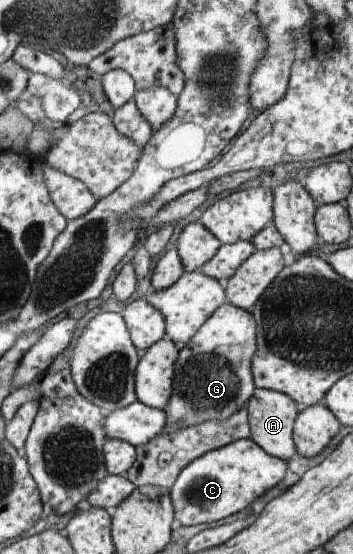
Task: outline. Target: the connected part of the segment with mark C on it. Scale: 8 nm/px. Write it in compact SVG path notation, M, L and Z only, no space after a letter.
M243 439L198 458L180 474L171 489L175 518L183 527L220 522L264 496L284 480L288 464L271 456L253 439Z

